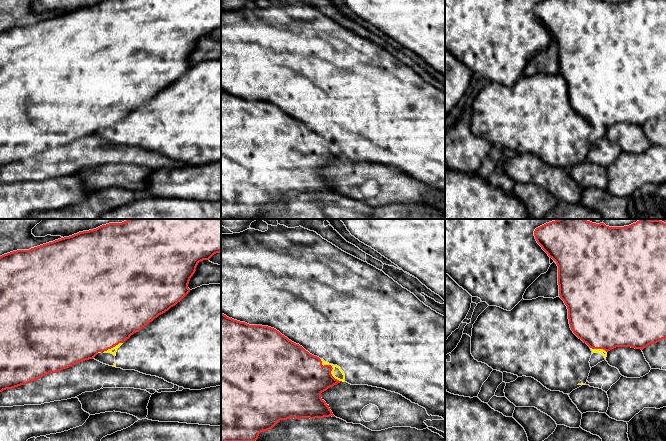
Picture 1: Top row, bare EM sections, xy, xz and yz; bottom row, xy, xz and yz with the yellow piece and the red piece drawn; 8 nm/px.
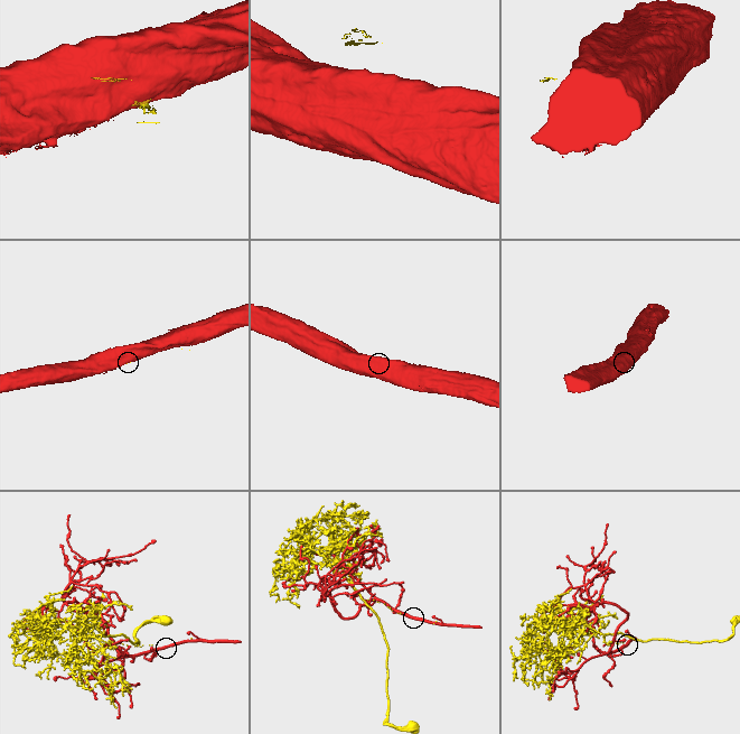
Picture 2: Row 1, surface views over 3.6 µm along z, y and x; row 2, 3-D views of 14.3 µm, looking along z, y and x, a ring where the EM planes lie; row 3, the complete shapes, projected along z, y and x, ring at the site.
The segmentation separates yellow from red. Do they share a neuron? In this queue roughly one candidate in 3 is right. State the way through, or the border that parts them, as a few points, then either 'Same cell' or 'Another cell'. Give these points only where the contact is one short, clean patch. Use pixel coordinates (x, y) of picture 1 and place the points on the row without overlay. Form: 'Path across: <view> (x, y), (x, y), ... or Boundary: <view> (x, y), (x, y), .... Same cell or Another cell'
Boundary: xz (320, 135), (323, 141), (330, 141), (331, 150), (342, 157). Another cell

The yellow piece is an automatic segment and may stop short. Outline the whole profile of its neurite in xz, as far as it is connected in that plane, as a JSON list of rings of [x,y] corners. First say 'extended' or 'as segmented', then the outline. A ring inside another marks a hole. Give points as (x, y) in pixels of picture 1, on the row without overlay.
extended | [[[268,1],[265,8],[247,5],[240,9],[221,10],[221,90],[249,101],[262,101],[276,105],[292,118],[299,120],[310,130],[321,135],[322,141],[331,141],[332,152],[351,161],[368,161],[395,168],[412,179],[426,185],[430,192],[442,196],[426,196],[428,203],[445,209],[445,92],[432,86],[413,69],[403,64],[383,47],[364,38],[323,15],[314,7],[301,2],[288,4],[284,1]]]

